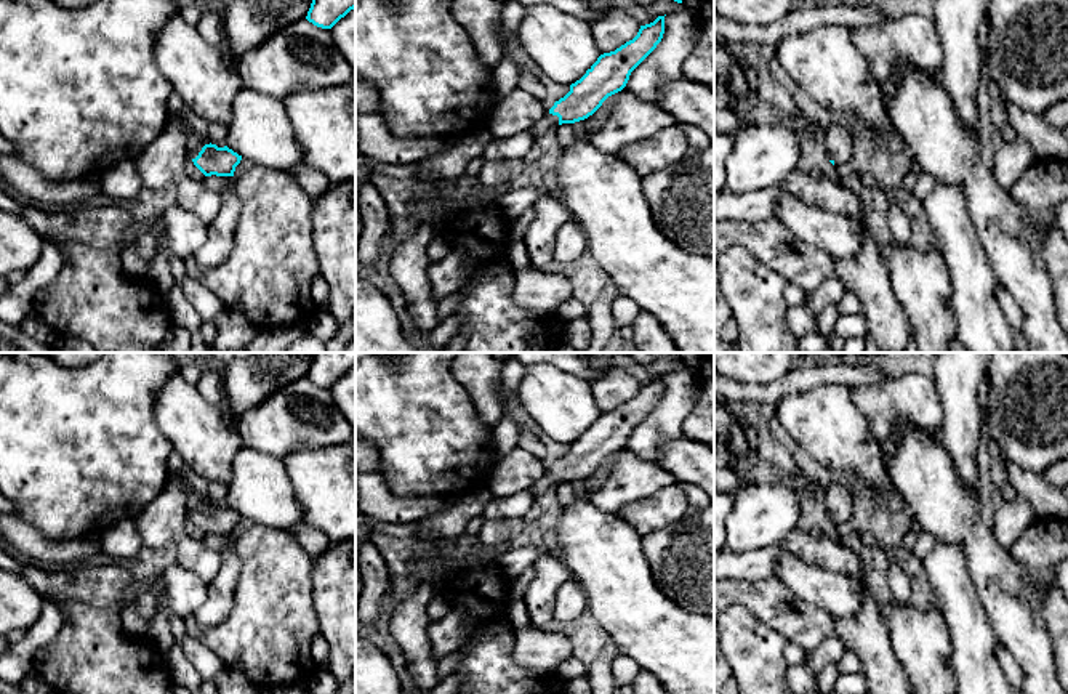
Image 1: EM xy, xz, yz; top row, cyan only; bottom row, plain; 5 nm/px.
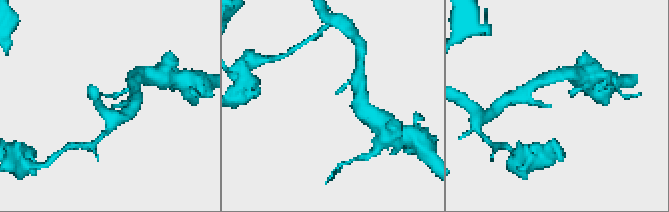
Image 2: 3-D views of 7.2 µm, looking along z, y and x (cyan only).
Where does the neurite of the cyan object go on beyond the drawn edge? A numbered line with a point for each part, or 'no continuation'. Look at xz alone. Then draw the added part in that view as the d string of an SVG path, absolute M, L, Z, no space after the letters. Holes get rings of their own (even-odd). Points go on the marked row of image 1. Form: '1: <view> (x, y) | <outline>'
1: xz (548, 121) | M549 111L533 125L533 128L530 130L530 135L533 138L541 136L543 133L546 133L548 130L552 130L559 125L559 117L552 115Z

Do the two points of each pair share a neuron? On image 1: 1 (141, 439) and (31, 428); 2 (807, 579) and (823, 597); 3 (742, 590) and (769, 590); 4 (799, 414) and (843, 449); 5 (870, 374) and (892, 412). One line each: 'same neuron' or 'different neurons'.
1: same neuron
2: same neuron
3: same neuron
4: same neuron
5: different neurons

